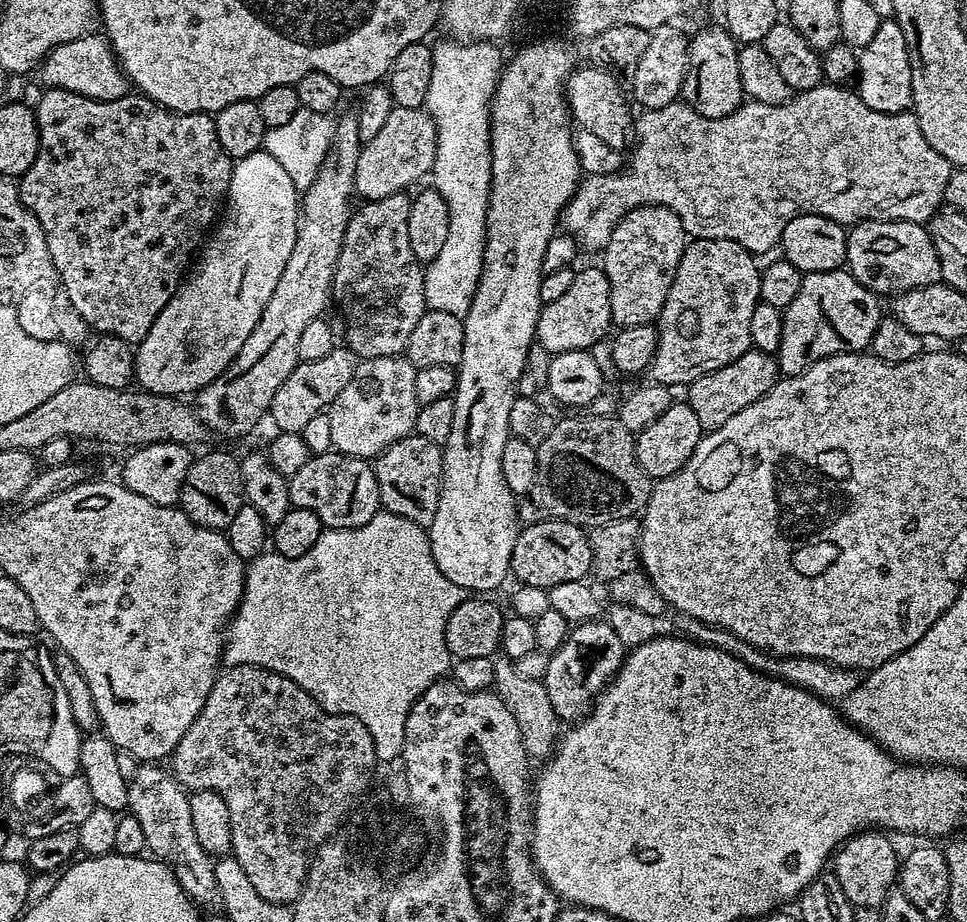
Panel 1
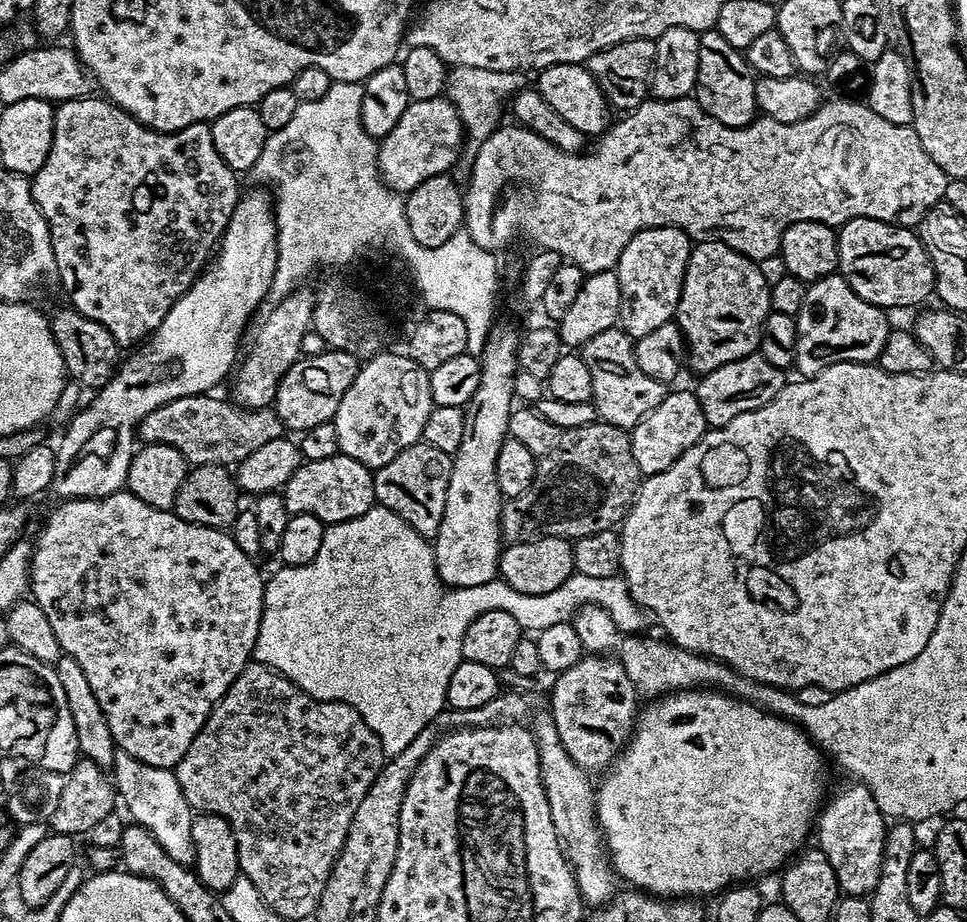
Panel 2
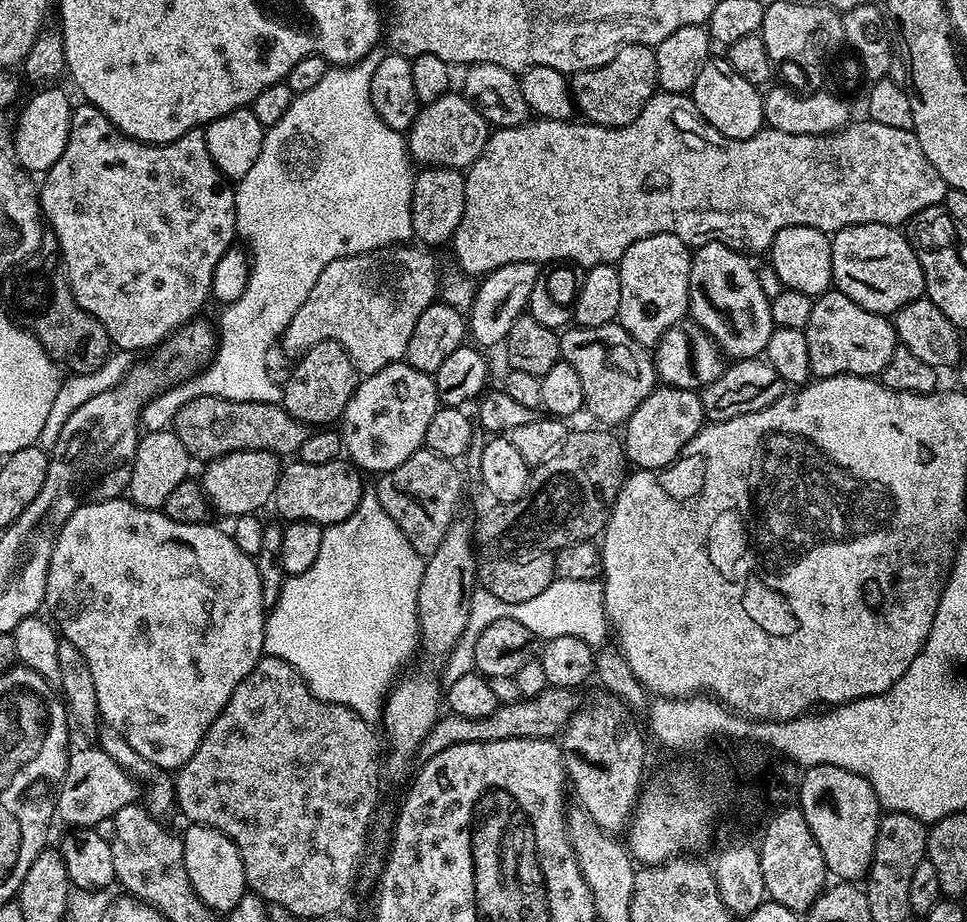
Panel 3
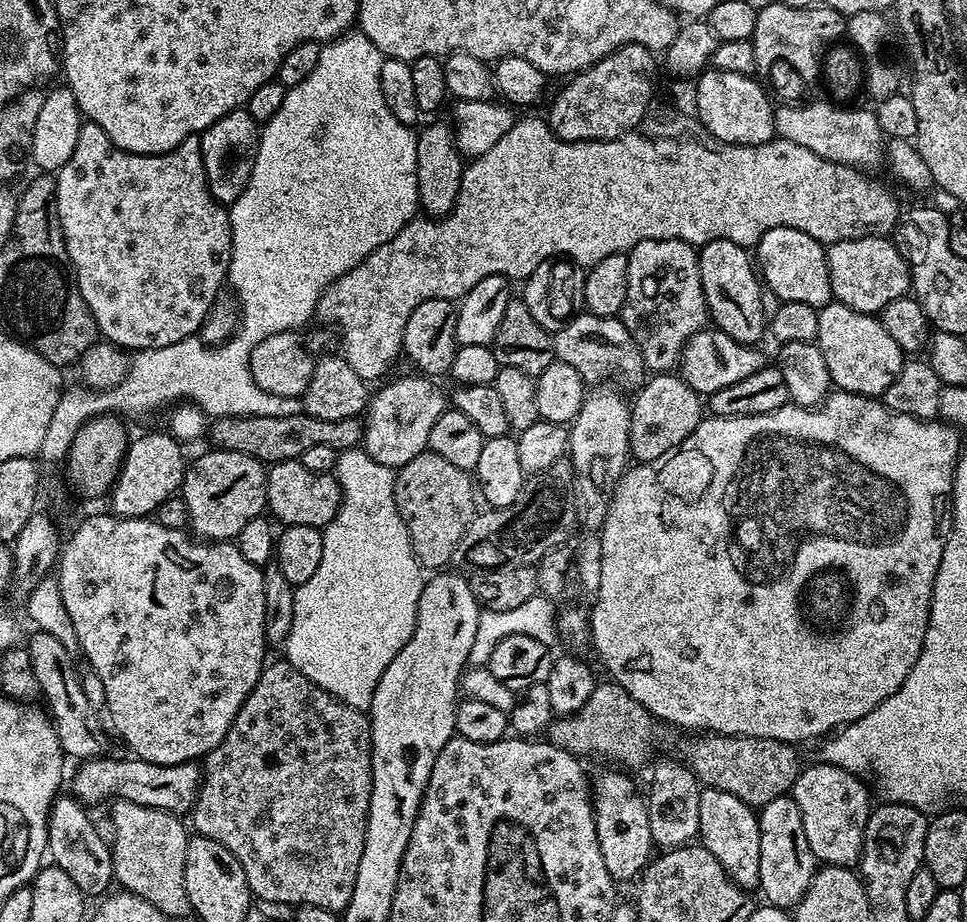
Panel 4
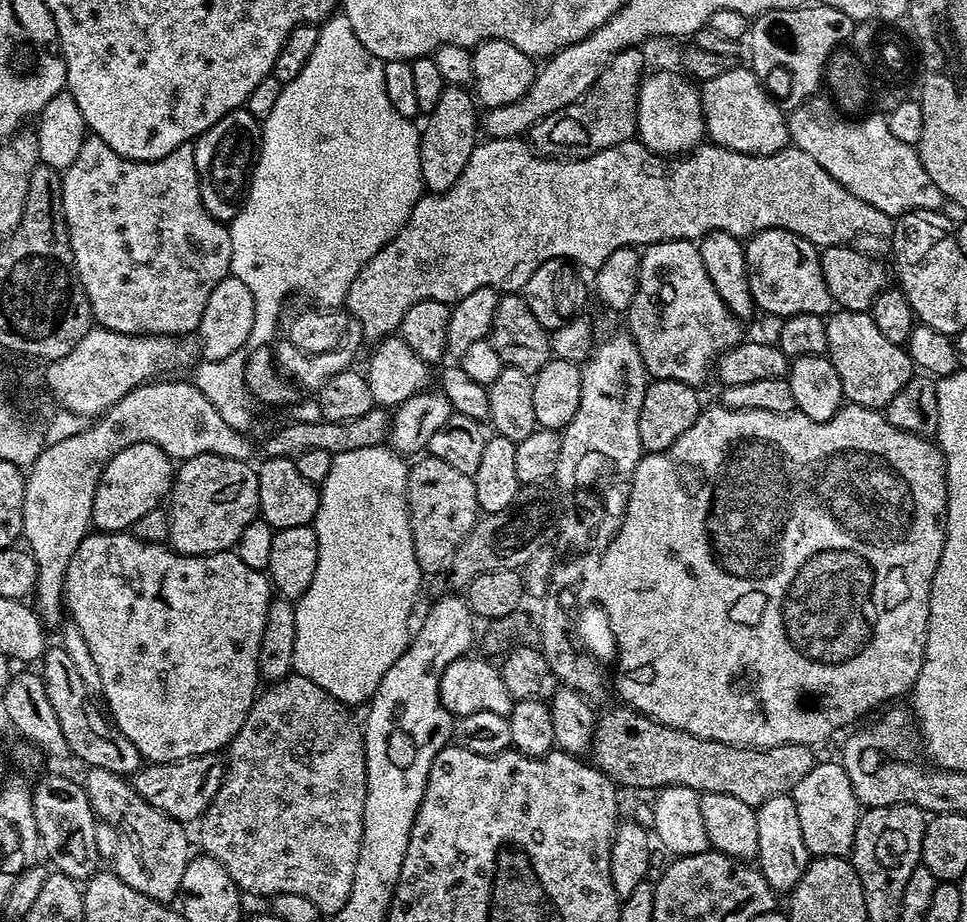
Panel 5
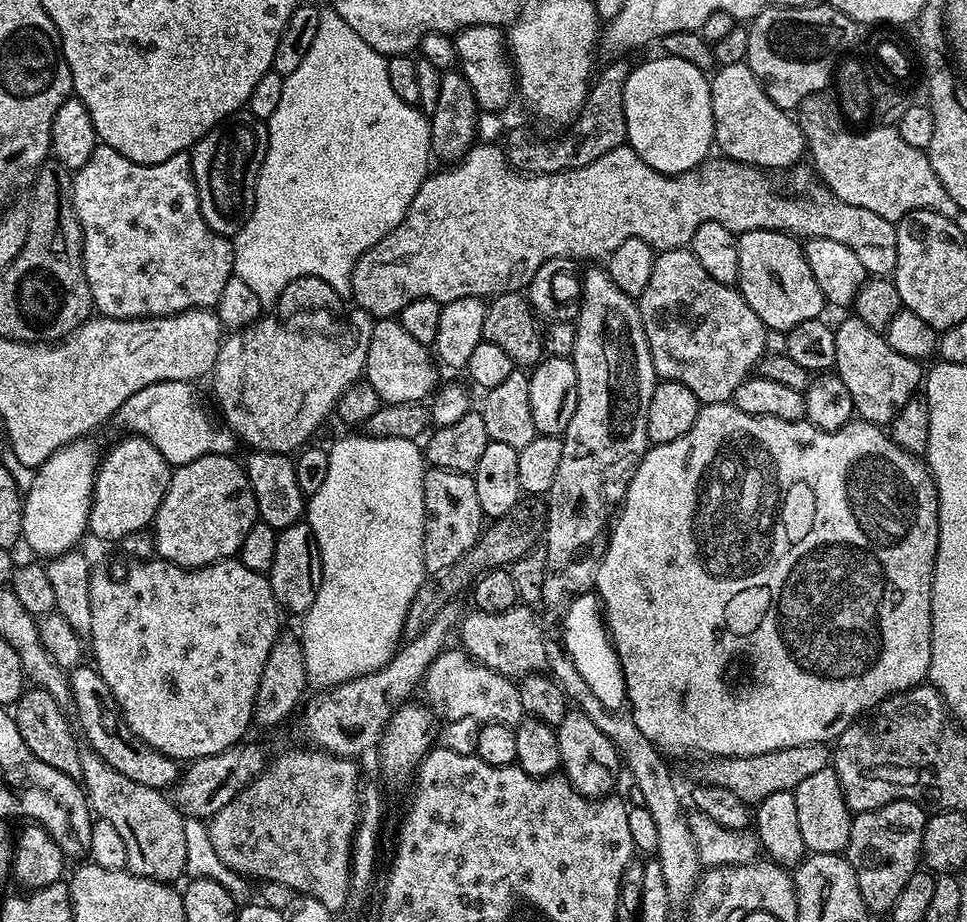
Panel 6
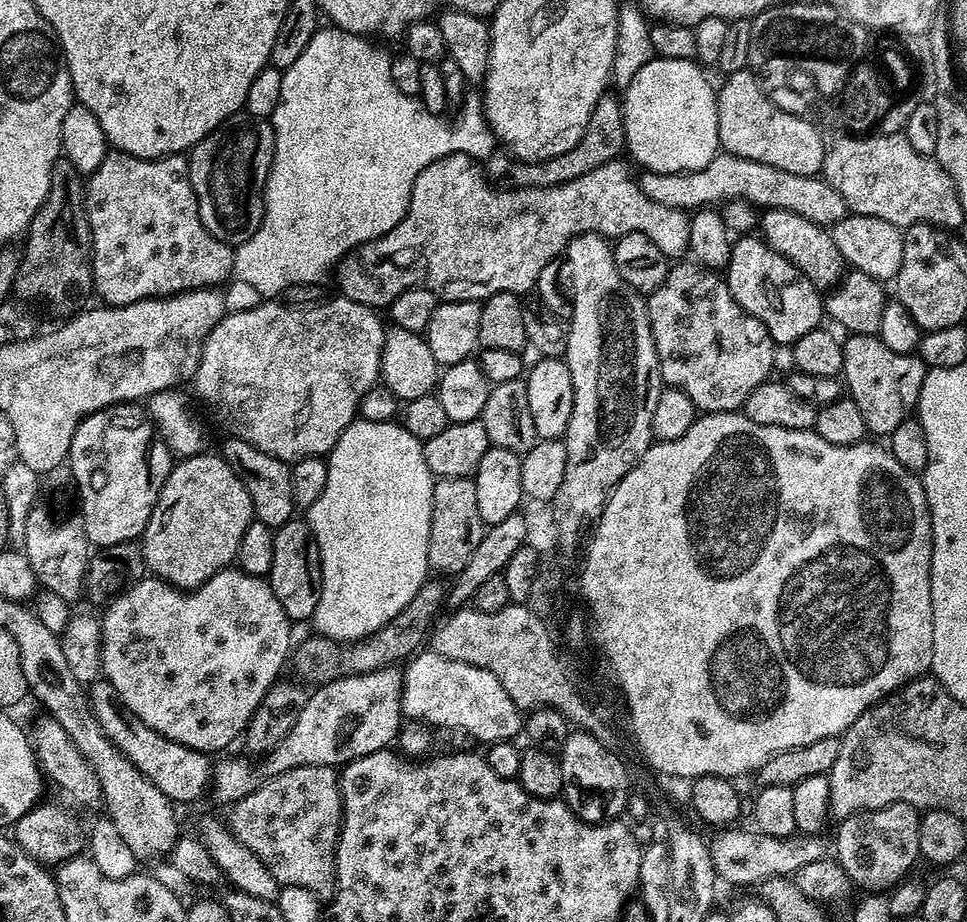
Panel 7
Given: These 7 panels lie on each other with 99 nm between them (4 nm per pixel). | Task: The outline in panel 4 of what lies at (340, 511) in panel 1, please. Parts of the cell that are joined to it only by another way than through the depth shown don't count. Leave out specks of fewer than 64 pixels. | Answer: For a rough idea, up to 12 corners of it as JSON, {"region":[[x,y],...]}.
{"region":[[299,460],[267,473],[266,508],[281,525],[323,530],[344,490]]}

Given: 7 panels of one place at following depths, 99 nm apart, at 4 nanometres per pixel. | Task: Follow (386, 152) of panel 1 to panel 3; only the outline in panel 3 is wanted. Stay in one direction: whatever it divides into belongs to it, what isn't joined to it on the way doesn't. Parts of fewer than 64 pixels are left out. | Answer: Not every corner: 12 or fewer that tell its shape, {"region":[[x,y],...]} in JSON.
{"region":[[449,90],[423,105],[406,133],[420,166],[467,170],[489,122]]}

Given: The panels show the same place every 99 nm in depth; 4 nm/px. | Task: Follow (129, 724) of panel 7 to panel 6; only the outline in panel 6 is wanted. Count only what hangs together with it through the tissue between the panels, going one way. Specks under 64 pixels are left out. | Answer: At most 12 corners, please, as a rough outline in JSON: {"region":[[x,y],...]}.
{"region":[[95,667],[72,668],[91,751],[142,786],[171,789],[181,765],[142,742]]}

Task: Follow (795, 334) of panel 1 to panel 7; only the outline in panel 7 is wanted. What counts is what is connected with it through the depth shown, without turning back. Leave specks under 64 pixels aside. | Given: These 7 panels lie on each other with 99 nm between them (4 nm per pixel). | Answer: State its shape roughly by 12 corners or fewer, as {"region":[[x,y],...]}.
{"region":[[879,335],[843,341],[847,395],[873,437],[916,412],[926,365]]}

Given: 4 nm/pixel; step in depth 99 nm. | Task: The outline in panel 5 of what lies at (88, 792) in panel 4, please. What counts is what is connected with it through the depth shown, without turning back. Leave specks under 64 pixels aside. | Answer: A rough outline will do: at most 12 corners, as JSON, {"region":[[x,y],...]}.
{"region":[[219,755],[145,763],[131,777],[150,806],[196,822],[224,782]]}

